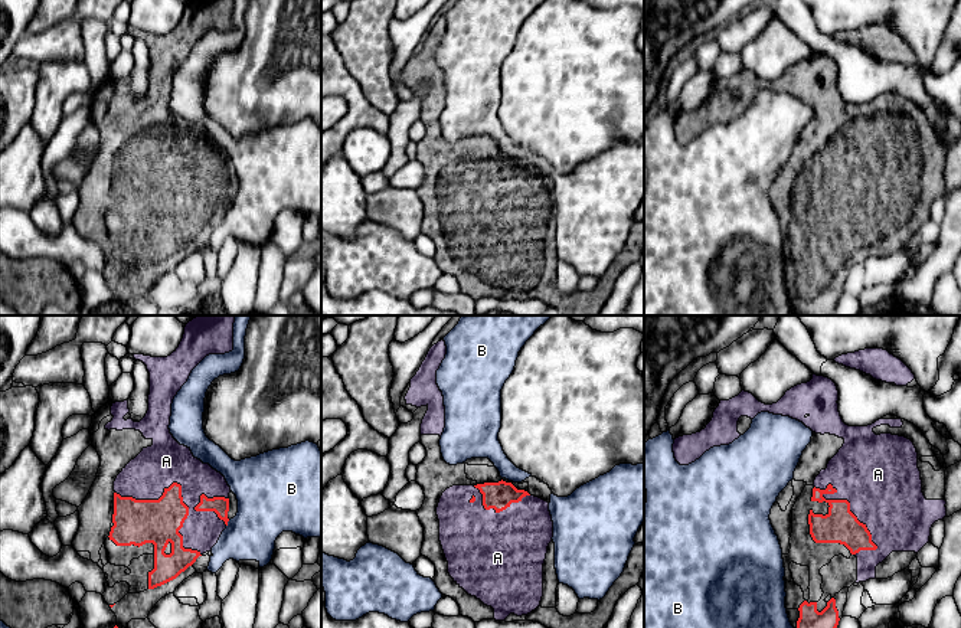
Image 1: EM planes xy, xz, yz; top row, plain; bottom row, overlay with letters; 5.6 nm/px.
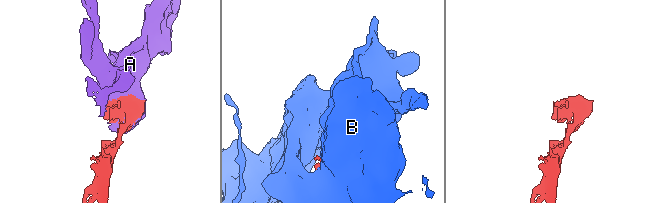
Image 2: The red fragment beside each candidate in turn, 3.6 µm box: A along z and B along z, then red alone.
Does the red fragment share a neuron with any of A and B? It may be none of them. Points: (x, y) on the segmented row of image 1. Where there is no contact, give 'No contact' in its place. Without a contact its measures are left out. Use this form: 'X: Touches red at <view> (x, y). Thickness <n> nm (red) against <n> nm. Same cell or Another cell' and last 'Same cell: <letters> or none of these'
A: Touches red at xy (180, 491). Thickness 240 nm (red) against 240 nm. Same cell
B: Touches red at xy (226, 523). Thickness 100 nm (red) against 340 nm. Another cell
Same cell: A

